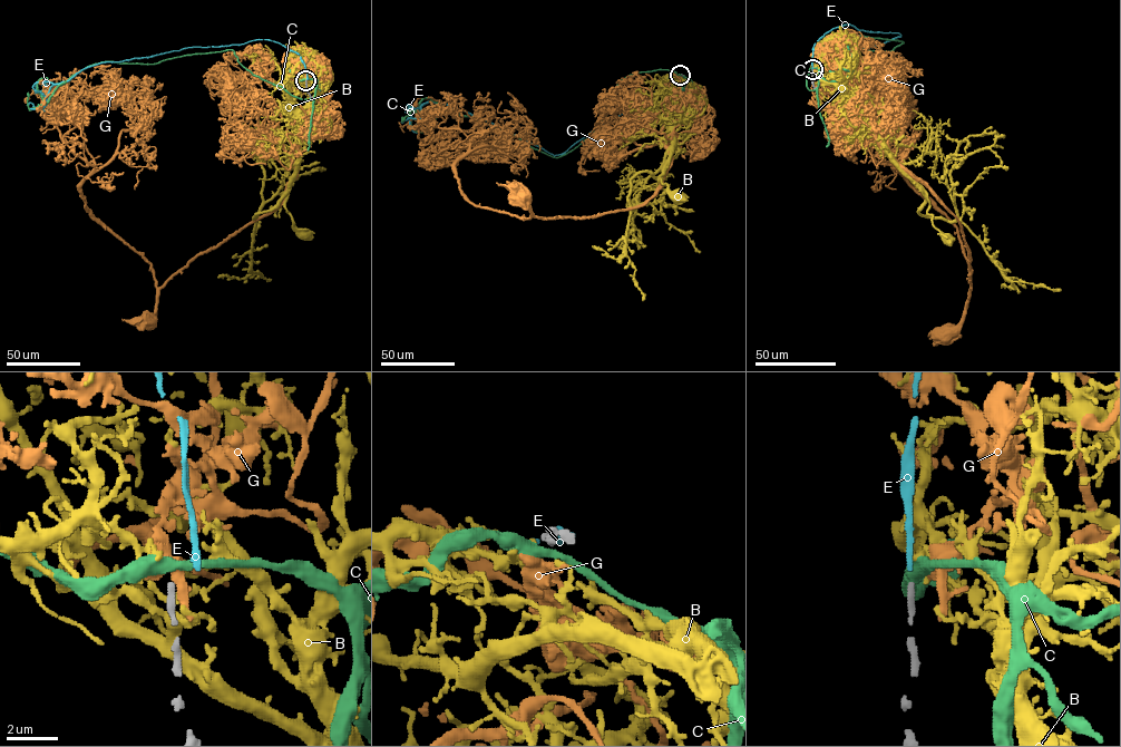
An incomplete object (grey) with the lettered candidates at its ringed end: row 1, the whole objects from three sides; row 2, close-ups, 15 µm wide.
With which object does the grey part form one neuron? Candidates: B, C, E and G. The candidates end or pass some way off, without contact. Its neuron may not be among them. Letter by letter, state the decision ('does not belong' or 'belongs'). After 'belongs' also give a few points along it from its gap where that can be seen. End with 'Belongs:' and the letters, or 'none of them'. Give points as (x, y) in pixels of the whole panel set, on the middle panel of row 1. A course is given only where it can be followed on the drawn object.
B: does not belong
C: does not belong
E: does not belong
G: does not belong
Belongs: none of them

